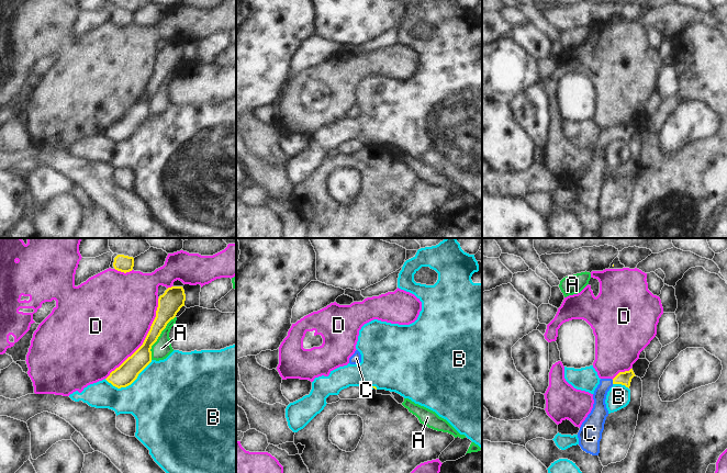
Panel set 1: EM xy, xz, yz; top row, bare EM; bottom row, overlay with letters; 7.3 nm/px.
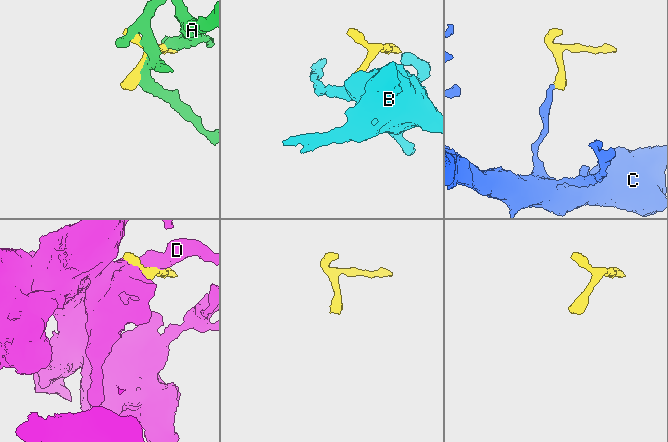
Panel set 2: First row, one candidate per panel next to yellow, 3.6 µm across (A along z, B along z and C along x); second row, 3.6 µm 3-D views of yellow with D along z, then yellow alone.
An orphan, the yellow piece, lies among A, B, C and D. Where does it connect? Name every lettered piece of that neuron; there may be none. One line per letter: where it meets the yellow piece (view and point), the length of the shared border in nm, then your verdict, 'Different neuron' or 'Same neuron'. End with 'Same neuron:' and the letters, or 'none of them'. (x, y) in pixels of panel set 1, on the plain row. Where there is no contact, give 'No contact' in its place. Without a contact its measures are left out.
A: Touches yellow at xy (157, 92). Shared border 360 nm. Different neuron
B: Touches yellow at xy (129, 138). Shared border 380 nm. Different neuron
C: Touches yellow at yz (613, 136). Shared border 30 nm. Same neuron
D: Touches yellow at xy (144, 94). Shared border 700 nm. Different neuron
Same neuron: C

